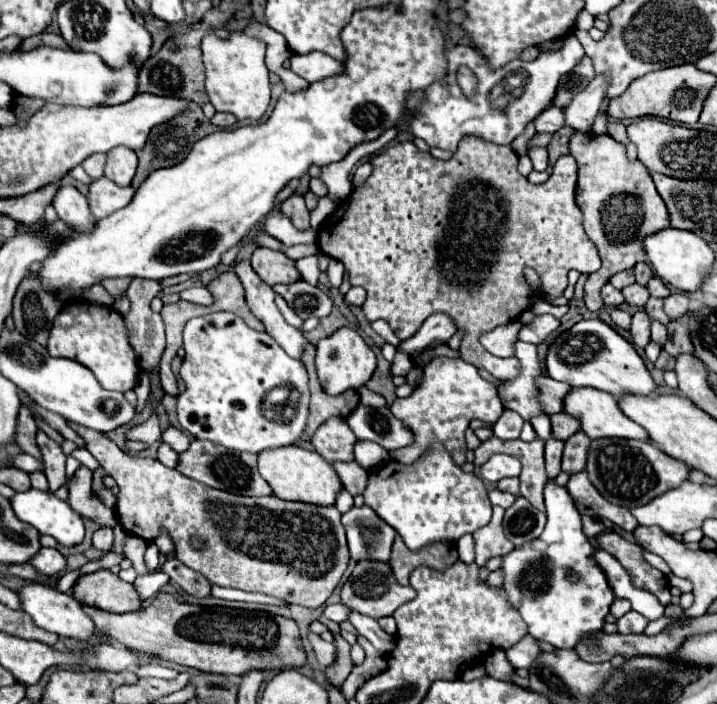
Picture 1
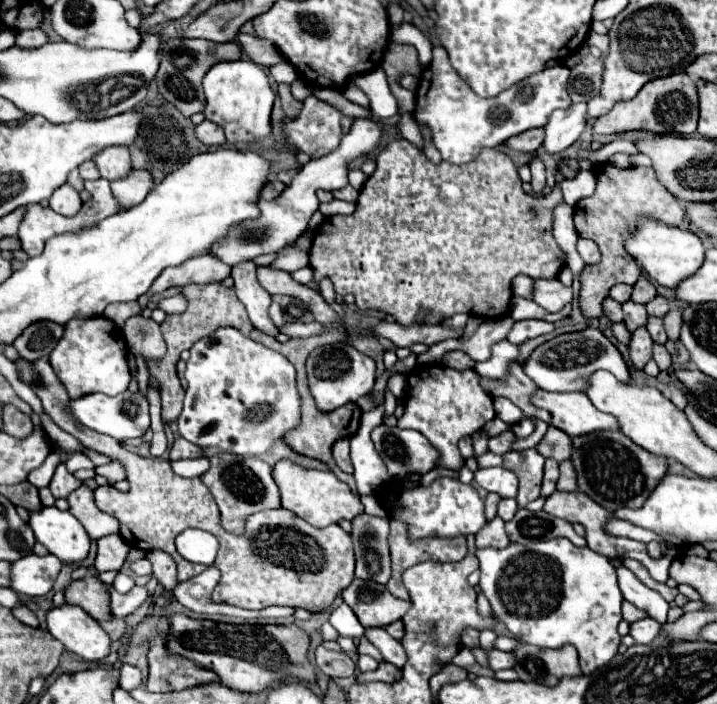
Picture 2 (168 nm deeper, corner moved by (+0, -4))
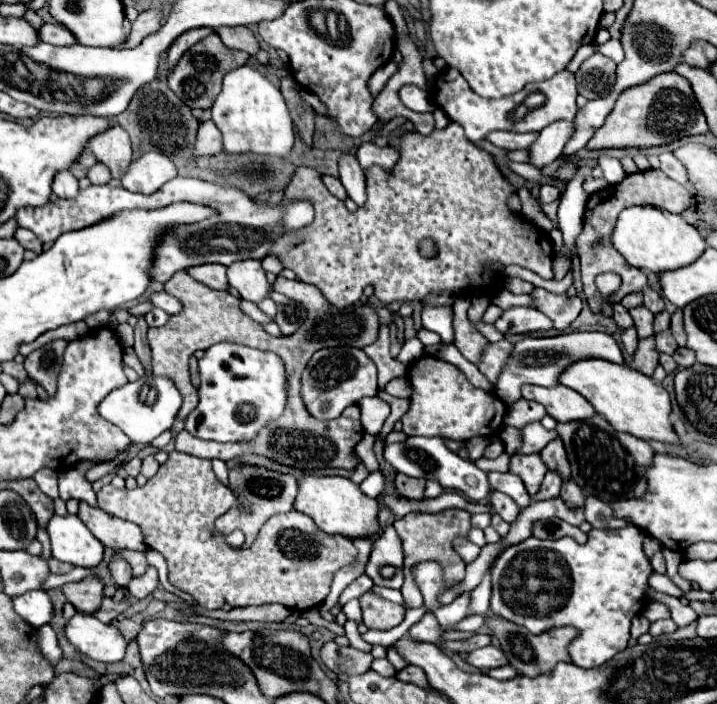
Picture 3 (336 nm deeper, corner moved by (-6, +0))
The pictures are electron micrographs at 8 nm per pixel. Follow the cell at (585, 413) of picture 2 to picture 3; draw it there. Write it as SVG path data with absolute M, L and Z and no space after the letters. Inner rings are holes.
M524 385L522 397L544 405L546 413L554 417L558 423L584 421L596 415L596 409L592 409L592 403L586 397L582 397L578 391L568 389L566 385L556 385L556 387Z

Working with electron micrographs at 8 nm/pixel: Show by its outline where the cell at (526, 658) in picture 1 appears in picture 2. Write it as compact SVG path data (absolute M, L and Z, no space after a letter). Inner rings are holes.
M490 649L486 655L488 655L488 665L490 665L492 671L512 669L514 667L514 655L512 653L498 651L498 649Z

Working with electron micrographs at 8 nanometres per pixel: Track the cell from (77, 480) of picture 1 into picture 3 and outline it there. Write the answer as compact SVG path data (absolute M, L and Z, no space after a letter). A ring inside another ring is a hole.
M80 503L78 517L92 531L92 535L96 539L100 539L100 543L104 543L106 547L138 549L138 551L146 549L142 531L130 521L112 517L110 513L104 513L100 507L84 505L84 503Z

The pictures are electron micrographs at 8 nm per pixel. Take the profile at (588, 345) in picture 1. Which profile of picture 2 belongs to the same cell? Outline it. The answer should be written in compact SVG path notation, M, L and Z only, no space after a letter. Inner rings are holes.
M584 329L578 333L566 333L558 335L542 345L538 345L532 355L522 363L522 371L536 383L536 387L544 391L584 391L586 389L586 377L590 373L606 369L610 371L618 381L632 381L630 371L618 353L618 349L602 335L600 329Z

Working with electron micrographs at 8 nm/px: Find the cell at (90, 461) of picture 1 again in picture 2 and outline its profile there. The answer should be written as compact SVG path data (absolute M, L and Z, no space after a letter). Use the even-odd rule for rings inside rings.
M112 461L112 463L104 465L104 467L96 467L96 473L108 477L110 483L116 483L116 481L126 479L126 471L124 471L124 467L122 467L120 461Z

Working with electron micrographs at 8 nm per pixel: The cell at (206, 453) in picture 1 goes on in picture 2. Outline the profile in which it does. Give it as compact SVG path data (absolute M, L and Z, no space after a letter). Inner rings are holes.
M222 453L210 459L210 469L202 475L202 481L212 491L218 507L220 521L228 533L242 535L248 517L256 511L278 509L280 507L280 491L272 479L272 467L254 457L240 457L234 453Z

